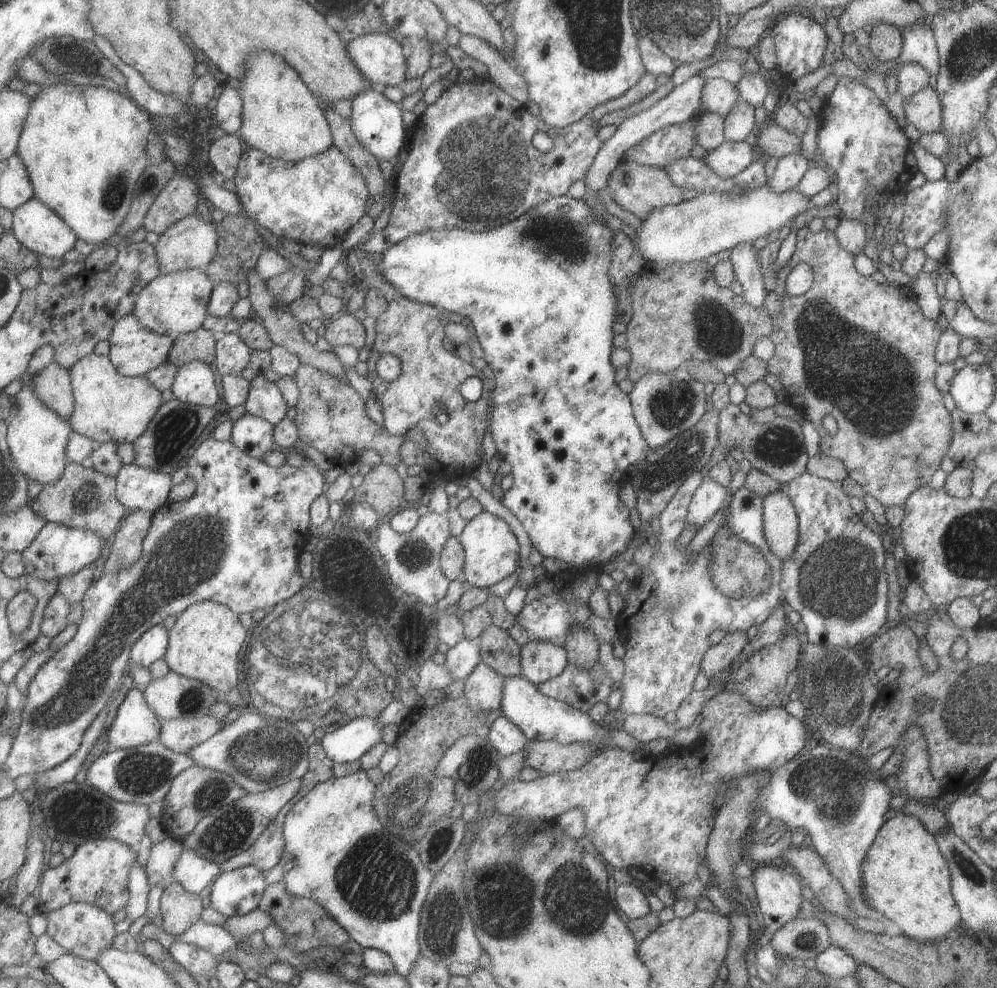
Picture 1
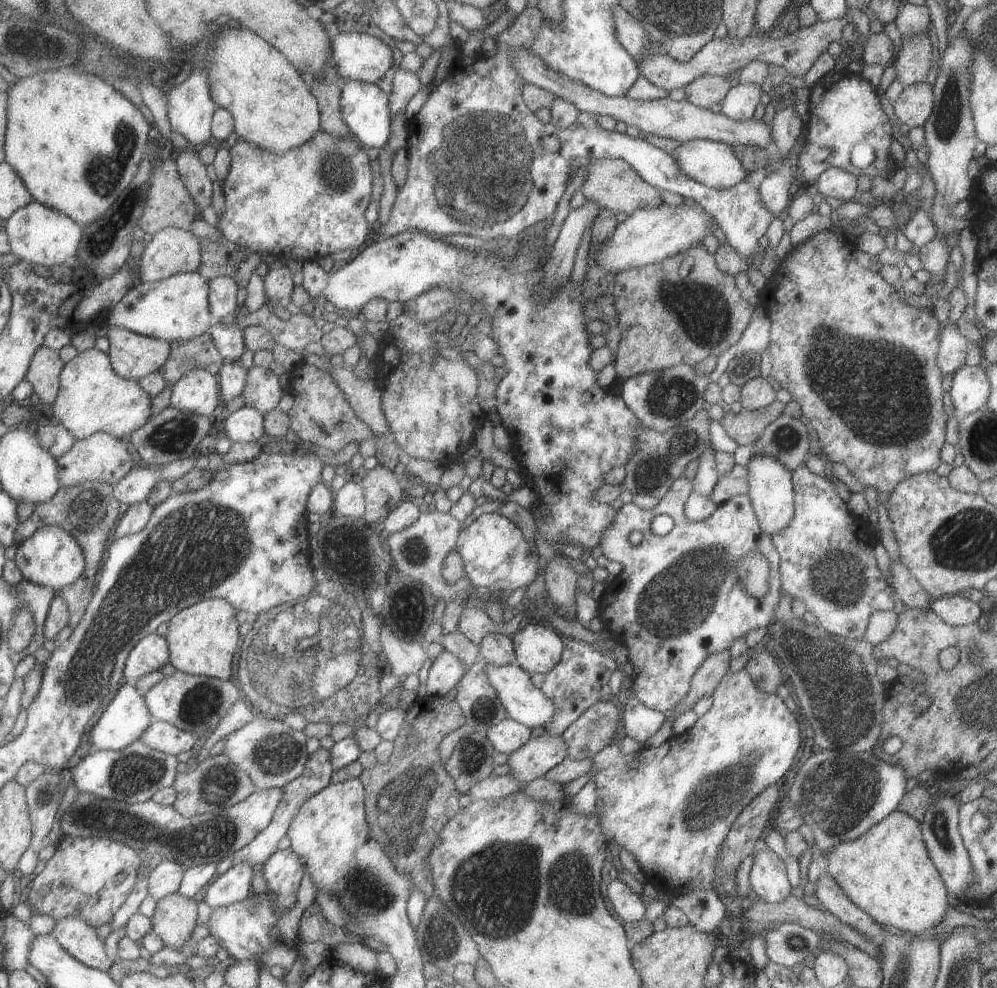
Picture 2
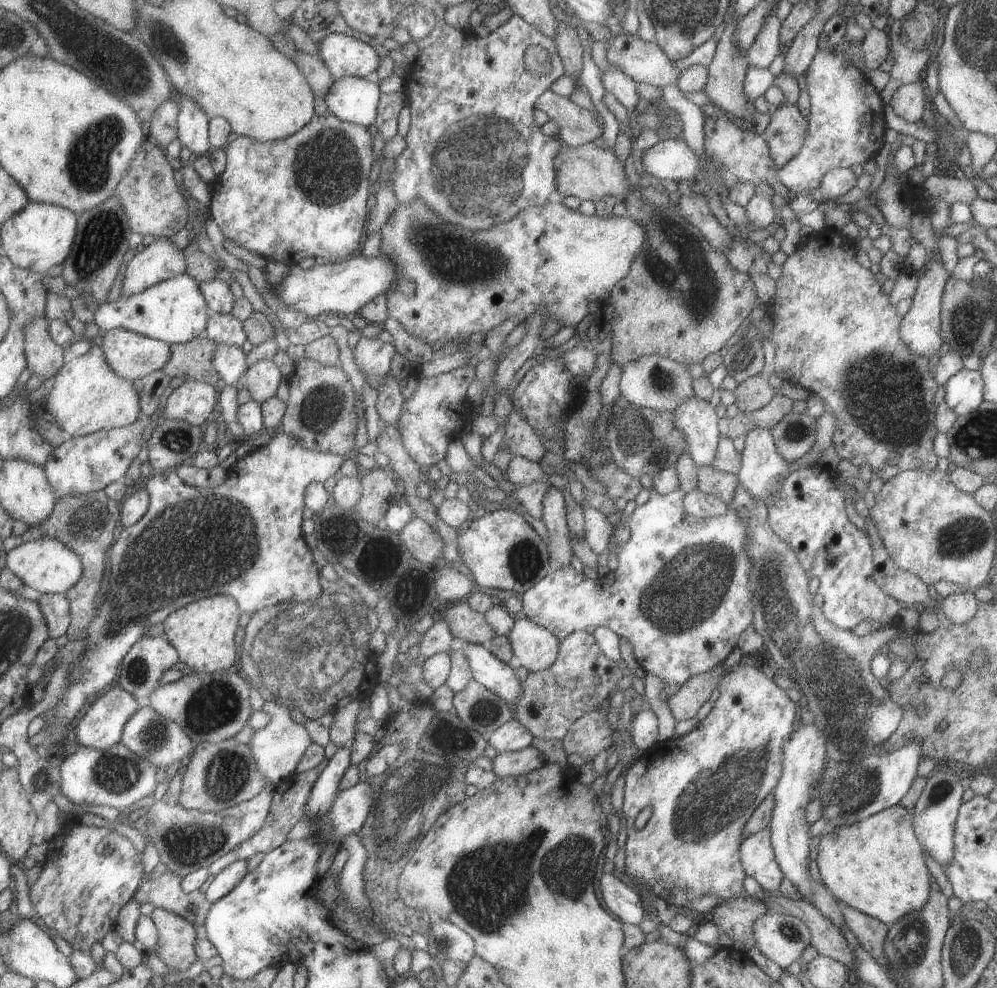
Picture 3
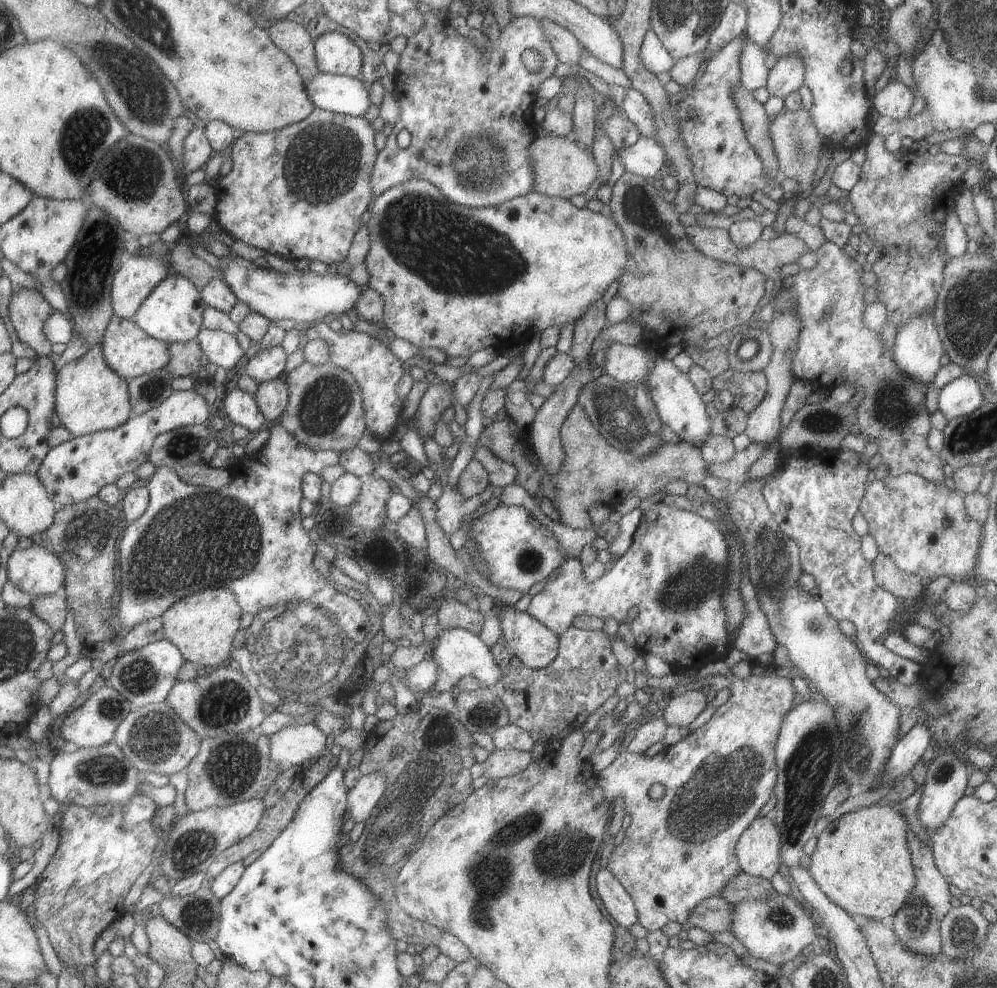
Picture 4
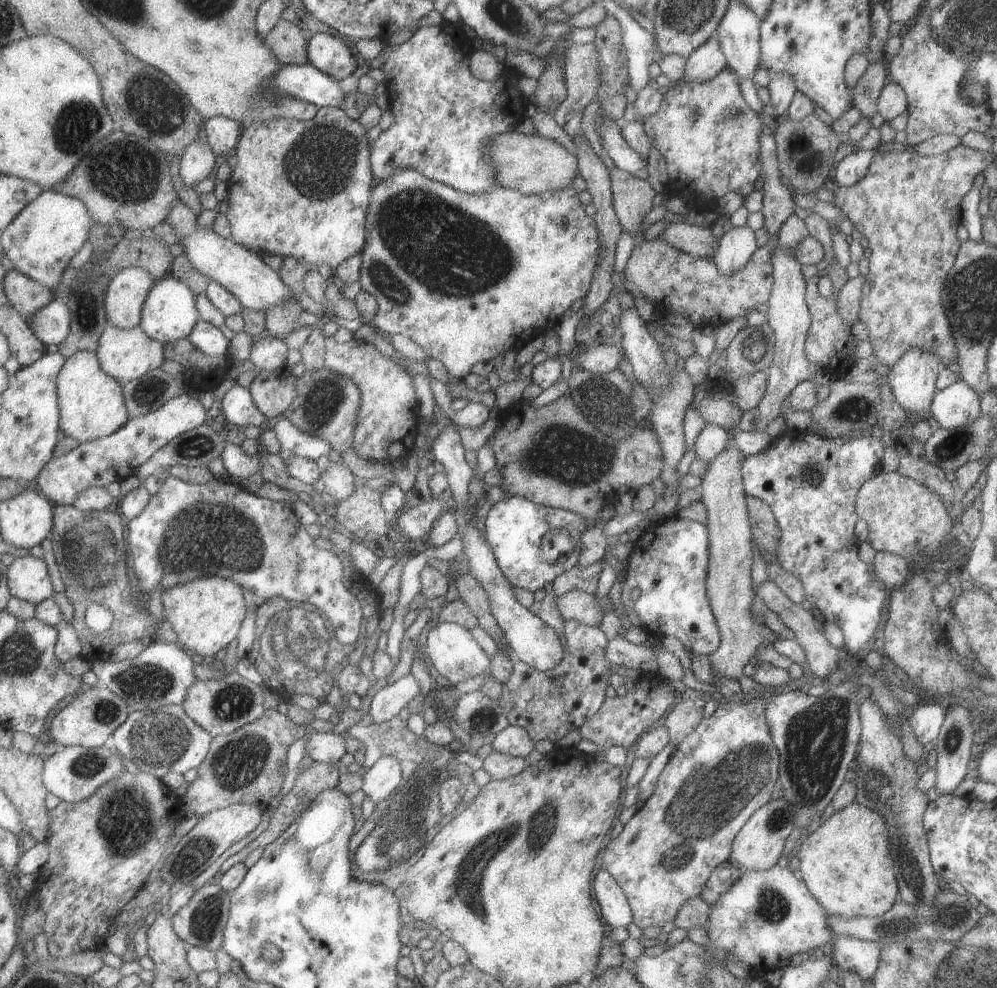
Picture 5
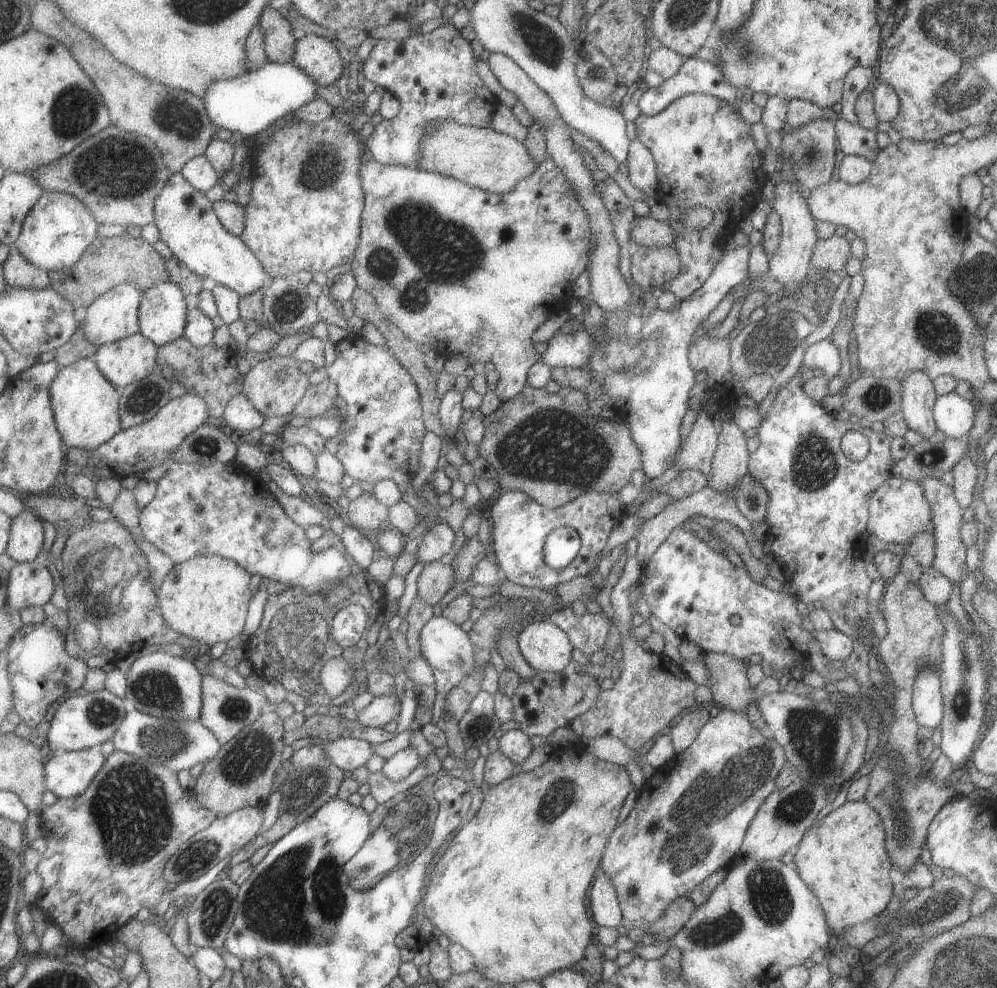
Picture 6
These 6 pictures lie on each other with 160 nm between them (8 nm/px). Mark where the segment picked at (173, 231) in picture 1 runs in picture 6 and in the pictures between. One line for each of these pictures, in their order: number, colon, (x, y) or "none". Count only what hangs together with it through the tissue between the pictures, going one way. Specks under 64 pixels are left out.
2: (173, 250)
3: (160, 261)
4: (137, 277)
5: (128, 292)
6: (114, 316)

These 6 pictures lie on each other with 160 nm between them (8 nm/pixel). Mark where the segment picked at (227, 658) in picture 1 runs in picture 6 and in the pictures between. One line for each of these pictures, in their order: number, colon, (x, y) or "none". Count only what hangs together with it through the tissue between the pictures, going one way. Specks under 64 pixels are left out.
2: (203, 639)
3: (204, 631)
4: (204, 625)
5: (207, 614)
6: (208, 597)

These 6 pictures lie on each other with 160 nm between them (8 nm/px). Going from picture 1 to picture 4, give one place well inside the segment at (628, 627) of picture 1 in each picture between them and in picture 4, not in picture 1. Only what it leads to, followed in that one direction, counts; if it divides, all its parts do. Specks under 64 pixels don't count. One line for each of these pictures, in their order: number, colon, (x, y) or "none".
2: (674, 602)
3: (679, 594)
4: (668, 581)

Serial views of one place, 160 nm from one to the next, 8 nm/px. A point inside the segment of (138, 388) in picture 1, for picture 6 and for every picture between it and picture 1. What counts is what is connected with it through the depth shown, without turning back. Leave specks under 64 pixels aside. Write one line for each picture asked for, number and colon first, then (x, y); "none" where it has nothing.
2: (93, 397)
3: (88, 395)
4: (91, 397)
5: (92, 403)
6: (87, 405)

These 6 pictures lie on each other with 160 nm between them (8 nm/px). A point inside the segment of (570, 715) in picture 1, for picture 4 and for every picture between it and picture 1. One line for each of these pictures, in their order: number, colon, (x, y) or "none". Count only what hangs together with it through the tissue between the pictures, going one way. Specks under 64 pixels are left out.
2: (524, 702)
3: (498, 676)
4: (459, 653)

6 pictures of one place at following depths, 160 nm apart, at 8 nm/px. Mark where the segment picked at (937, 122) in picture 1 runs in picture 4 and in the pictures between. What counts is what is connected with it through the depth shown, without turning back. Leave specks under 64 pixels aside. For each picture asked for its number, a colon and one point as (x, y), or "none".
2: (913, 104)
3: (907, 102)
4: (894, 99)

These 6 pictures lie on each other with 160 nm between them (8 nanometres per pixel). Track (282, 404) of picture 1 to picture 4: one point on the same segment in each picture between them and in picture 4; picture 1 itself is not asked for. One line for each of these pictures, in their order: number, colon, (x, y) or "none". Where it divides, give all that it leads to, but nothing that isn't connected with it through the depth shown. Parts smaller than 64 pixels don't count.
2: (264, 389)
3: (262, 380)
4: (267, 364)

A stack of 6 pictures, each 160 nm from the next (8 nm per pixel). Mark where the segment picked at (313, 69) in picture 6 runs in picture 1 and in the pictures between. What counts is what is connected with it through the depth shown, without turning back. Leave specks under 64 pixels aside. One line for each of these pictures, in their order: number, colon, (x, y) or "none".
1: (381, 58)
2: (358, 56)
3: (345, 56)
4: (337, 54)
5: (329, 53)

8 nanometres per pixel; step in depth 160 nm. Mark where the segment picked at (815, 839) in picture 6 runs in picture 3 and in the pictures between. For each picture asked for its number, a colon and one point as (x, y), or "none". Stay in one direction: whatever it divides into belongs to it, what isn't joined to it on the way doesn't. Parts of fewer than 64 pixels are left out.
3: (876, 865)
4: (861, 861)
5: (846, 865)

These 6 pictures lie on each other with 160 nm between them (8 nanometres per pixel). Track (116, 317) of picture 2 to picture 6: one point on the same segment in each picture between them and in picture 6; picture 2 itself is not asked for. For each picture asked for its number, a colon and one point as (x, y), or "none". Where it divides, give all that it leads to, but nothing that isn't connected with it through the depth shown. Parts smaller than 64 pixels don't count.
3: (176, 311)
4: (174, 312)
5: (170, 314)
6: (164, 308)

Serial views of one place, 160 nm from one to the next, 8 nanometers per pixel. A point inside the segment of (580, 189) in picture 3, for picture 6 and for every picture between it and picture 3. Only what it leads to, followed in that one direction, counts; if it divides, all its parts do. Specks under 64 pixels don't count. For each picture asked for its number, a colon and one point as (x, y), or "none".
4: (562, 169)
5: (533, 164)
6: (483, 158)

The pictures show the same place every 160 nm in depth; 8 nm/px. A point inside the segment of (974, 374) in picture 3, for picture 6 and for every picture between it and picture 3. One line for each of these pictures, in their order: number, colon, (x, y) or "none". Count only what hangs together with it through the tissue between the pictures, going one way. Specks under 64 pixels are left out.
4: (957, 398)
5: (954, 406)
6: (954, 416)

